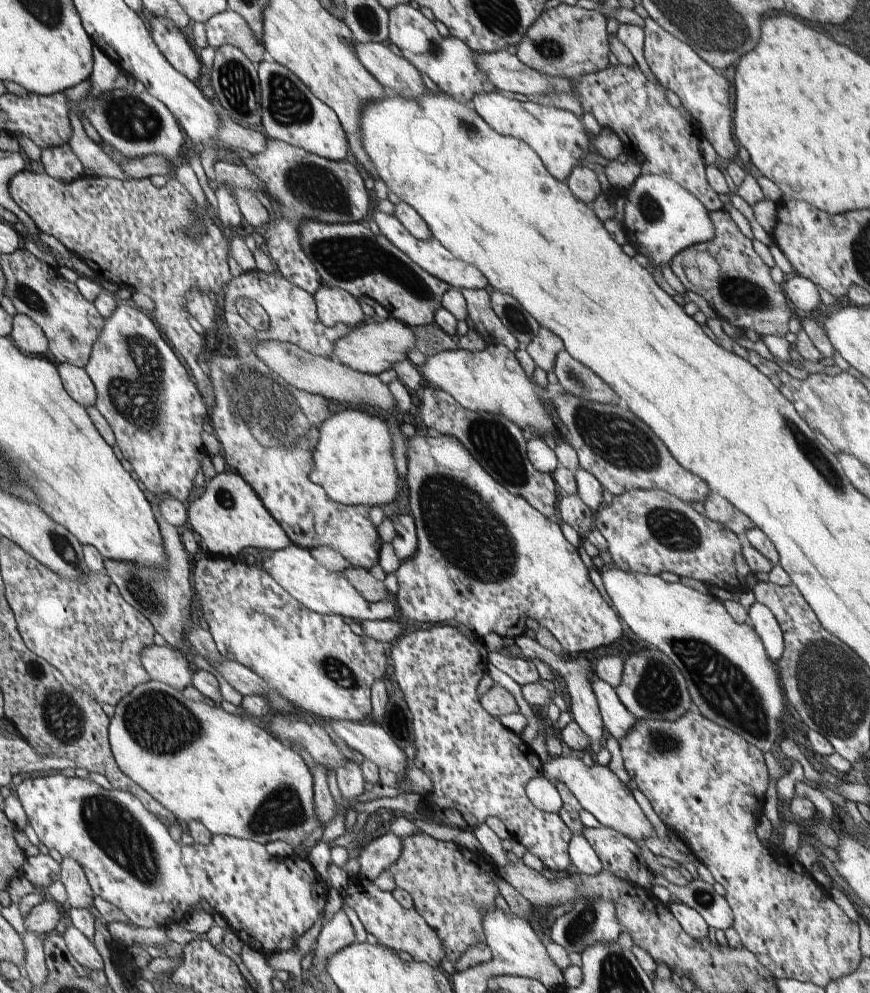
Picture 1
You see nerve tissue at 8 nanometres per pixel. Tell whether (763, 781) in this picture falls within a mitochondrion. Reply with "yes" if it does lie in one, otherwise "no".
no

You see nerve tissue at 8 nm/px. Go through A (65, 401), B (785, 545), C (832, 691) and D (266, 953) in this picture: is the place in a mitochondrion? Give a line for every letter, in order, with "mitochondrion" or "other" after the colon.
A: other
B: other
C: mitochondrion
D: other

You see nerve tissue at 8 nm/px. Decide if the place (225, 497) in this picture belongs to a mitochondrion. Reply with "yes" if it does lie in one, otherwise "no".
yes

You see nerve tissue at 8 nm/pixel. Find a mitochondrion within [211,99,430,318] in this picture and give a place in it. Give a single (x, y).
(311, 185)

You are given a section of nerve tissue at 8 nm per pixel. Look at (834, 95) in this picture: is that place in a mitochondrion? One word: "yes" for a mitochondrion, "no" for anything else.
no

